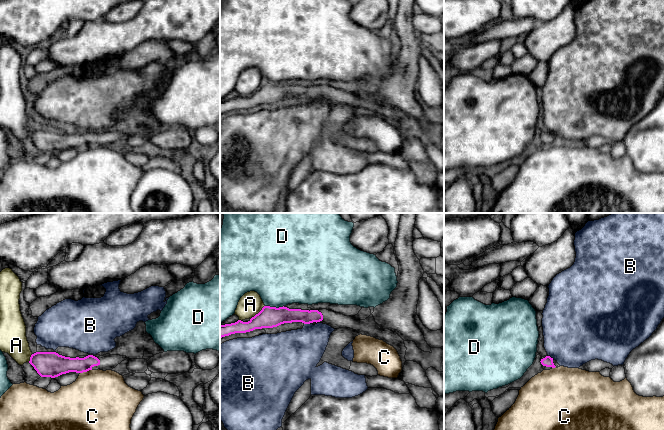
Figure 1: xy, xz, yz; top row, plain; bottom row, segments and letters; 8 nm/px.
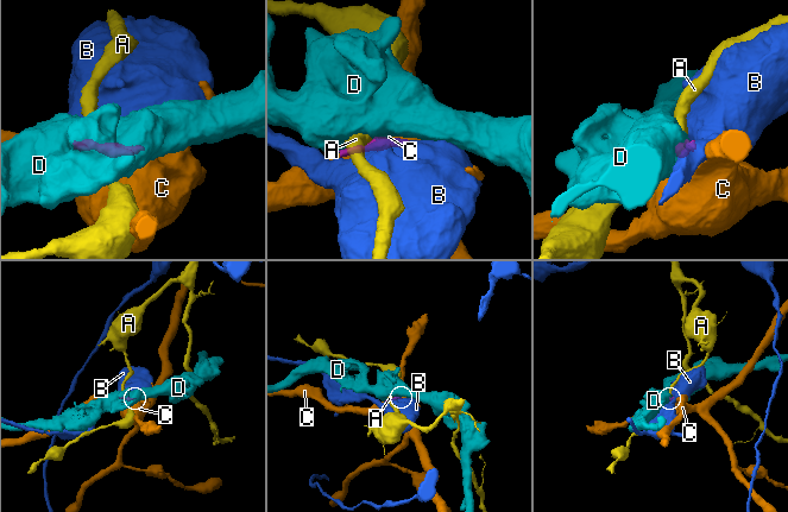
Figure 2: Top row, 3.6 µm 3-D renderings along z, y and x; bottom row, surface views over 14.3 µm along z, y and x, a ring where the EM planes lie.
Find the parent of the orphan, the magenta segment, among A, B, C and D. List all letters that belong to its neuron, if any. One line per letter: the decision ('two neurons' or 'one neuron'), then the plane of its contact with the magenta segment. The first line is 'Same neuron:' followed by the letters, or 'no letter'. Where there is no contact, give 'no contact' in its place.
Same neuron: no letter
A: two neurons; contact in xz
B: two neurons; contact in xz
C: two neurons; contact in xy
D: two neurons; contact in xz

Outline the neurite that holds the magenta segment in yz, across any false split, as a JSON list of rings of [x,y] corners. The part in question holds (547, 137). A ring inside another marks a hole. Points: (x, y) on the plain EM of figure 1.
[[[550,132],[542,133],[540,138],[544,146],[550,146],[552,144],[558,143],[559,141],[557,137]]]

